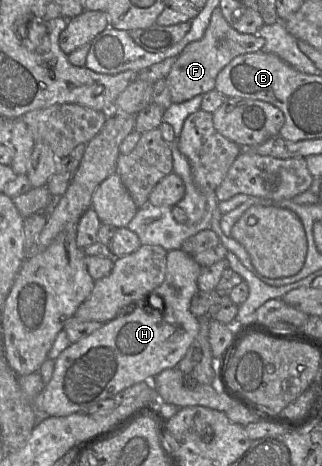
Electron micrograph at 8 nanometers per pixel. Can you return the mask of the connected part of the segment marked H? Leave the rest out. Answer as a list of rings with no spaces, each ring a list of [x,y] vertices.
[[[181,249],[167,251],[165,280],[153,291],[154,302],[146,301],[142,305],[132,306],[92,334],[63,350],[54,360],[50,381],[31,403],[37,414],[62,417],[74,413],[88,413],[99,401],[113,398],[134,384],[153,380],[163,370],[176,367],[199,332],[199,318],[190,311],[190,302],[199,290],[197,279],[200,270],[201,266],[192,255]]]

